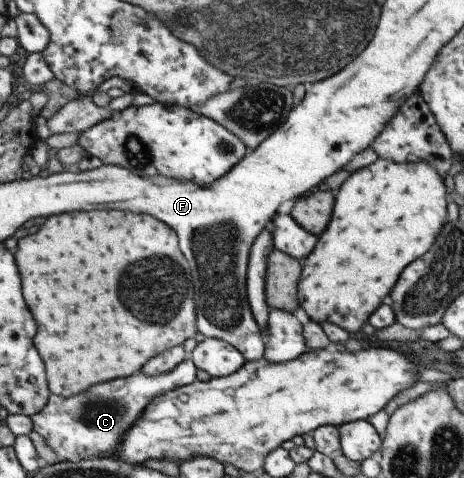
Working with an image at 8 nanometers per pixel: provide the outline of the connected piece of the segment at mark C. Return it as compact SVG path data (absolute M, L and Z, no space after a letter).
M192 358L181 362L175 370L150 376L145 372L91 386L86 393L71 397L52 395L47 407L31 416L33 428L57 455L57 462L81 462L86 459L111 459L123 446L127 432L137 424L145 410L163 394L189 386L197 381L197 366Z

